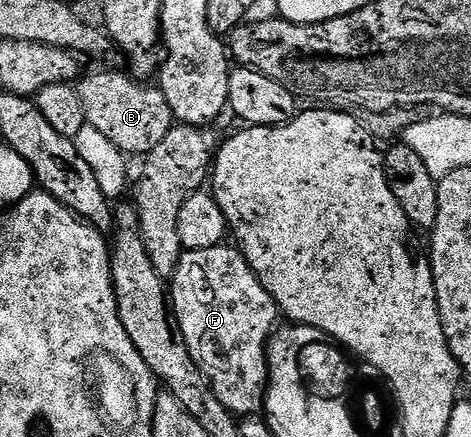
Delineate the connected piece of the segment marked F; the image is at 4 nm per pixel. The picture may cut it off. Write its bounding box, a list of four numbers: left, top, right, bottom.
[169,245,281,417]

